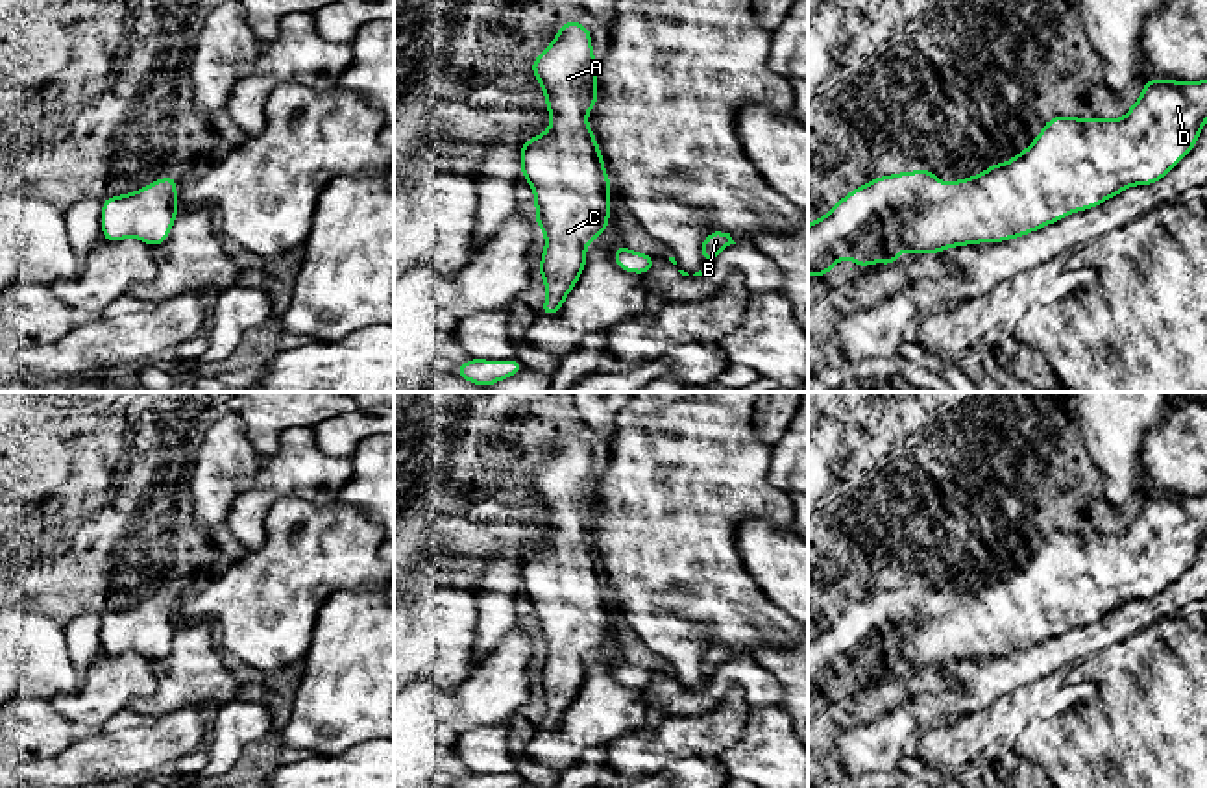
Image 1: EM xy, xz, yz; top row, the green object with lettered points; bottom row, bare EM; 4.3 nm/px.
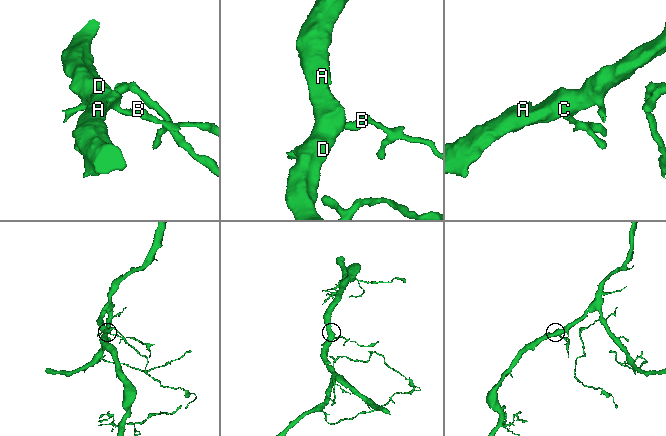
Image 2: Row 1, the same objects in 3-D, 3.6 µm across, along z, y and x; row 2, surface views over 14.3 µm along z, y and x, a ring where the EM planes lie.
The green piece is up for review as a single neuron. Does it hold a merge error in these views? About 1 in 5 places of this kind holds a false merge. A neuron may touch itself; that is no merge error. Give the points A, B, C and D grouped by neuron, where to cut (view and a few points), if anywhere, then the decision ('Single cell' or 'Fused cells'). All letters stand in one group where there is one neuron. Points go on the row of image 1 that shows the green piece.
Groups: A B C D. No split. Single cell

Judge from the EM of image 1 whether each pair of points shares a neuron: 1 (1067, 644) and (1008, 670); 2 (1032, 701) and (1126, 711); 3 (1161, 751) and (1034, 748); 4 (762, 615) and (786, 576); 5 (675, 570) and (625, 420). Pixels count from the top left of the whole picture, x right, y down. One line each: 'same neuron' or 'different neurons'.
1: same neuron
2: different neurons
3: same neuron
4: different neurons
5: same neuron

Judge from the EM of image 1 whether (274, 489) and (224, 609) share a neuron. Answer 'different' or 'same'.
different

